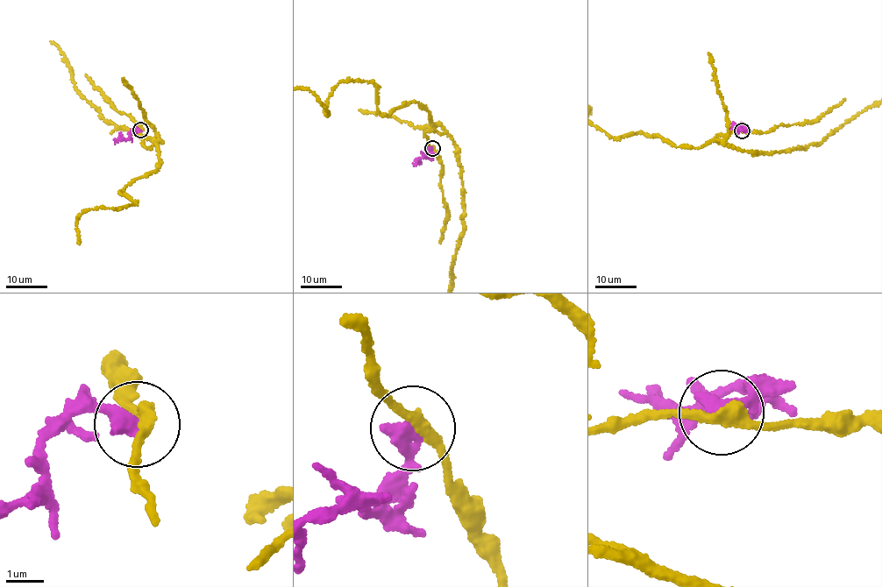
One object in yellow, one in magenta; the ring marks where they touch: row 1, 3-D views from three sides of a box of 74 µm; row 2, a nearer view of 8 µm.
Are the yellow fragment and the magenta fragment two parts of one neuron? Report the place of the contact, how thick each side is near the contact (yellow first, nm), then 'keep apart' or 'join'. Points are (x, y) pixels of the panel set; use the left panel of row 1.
at (140, 130); 360 nm thick on the yellow side, 440 nm on the other; keep apart

